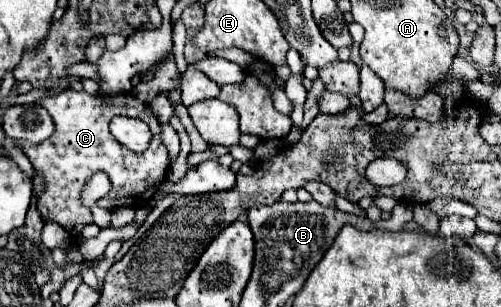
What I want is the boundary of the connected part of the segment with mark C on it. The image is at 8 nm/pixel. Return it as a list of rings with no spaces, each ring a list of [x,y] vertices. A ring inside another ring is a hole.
[[[65,89],[53,97],[43,97],[39,99],[39,103],[45,105],[45,109],[49,111],[55,123],[55,133],[39,145],[27,141],[17,141],[17,145],[19,149],[23,149],[35,171],[45,181],[45,189],[37,199],[37,209],[43,221],[63,225],[77,241],[81,225],[93,221],[91,209],[79,201],[79,193],[95,171],[105,171],[113,183],[111,193],[97,201],[99,207],[115,209],[115,207],[149,205],[149,199],[167,179],[171,157],[167,147],[159,139],[159,121],[147,103],[139,101],[133,93],[109,97],[109,95],[89,95],[87,91],[73,91],[73,89]],[[115,115],[135,117],[147,123],[147,127],[153,133],[153,139],[143,153],[135,153],[125,145],[119,145],[119,141],[111,137],[109,121]]]

